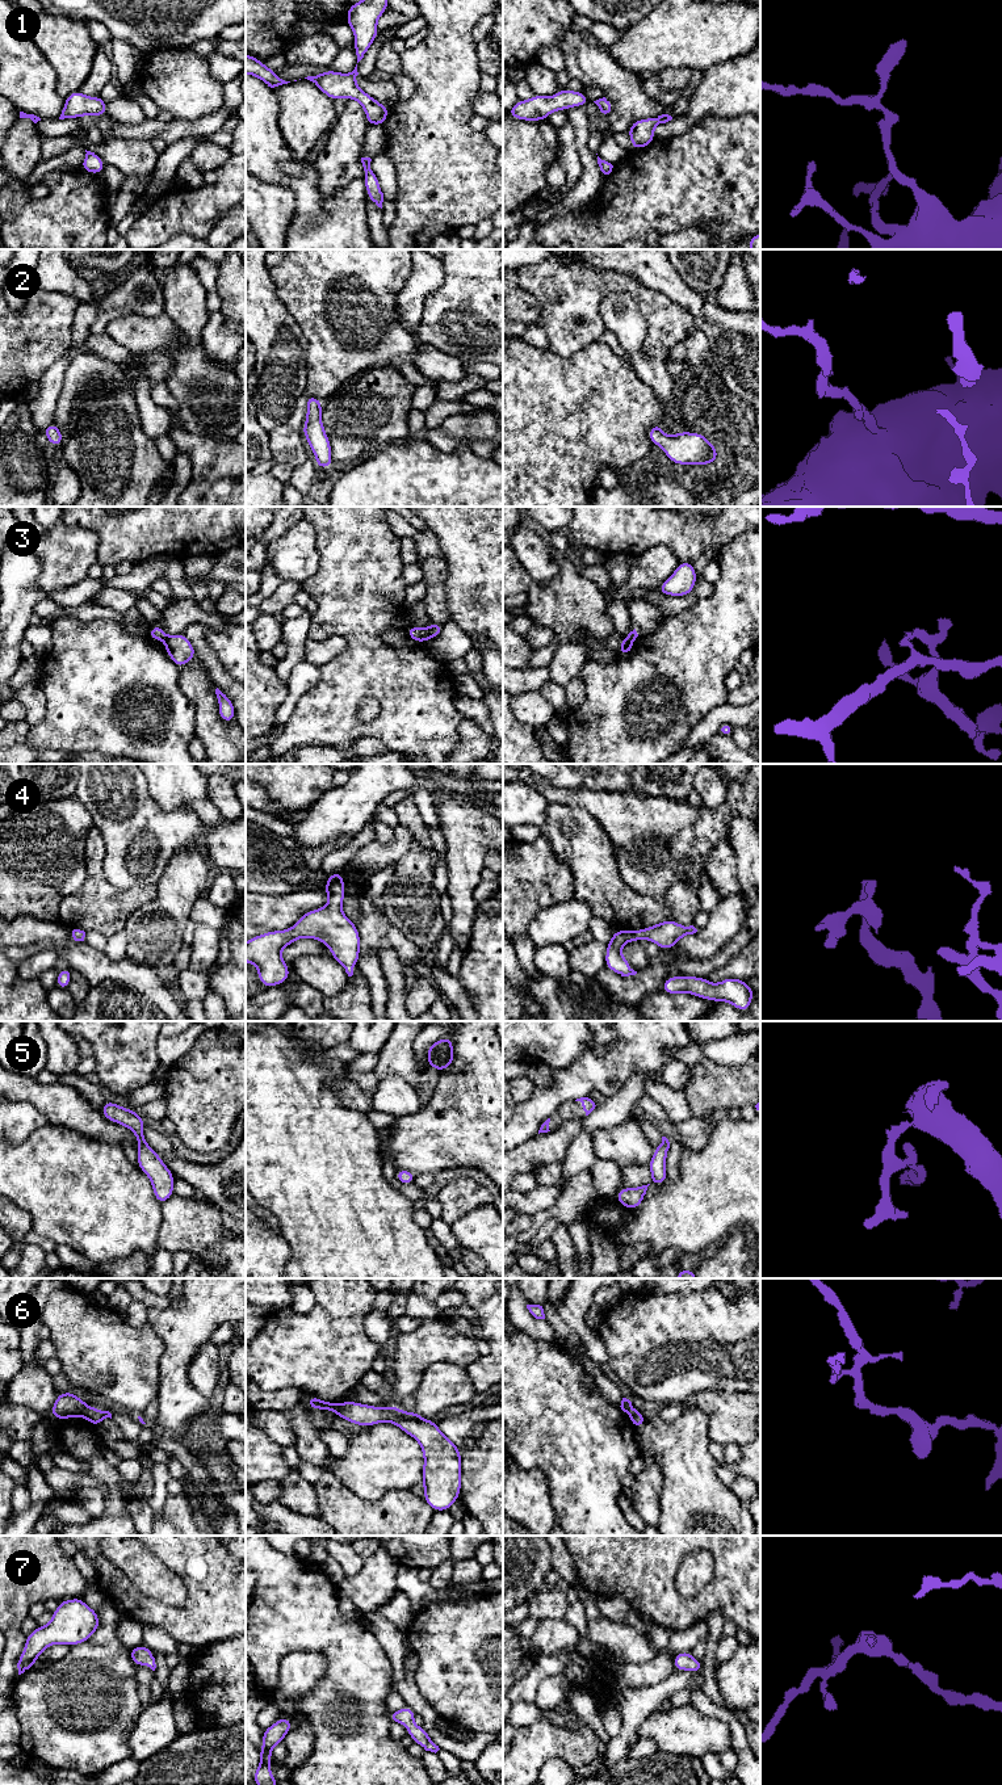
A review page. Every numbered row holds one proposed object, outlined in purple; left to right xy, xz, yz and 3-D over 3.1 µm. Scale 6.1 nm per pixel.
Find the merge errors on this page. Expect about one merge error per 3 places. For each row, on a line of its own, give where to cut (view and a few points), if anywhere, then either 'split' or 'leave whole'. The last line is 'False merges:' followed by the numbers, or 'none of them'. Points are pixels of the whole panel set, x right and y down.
1: cut none; leave whole
2: cut none; leave whole
3: cut xz (426, 630), (430, 638); split
4: cut none; leave whole
5: cut none; leave whole
6: cut xy (89, 1407), (82, 1414); split
7: cut none; leave whole
False merges: 3, 6

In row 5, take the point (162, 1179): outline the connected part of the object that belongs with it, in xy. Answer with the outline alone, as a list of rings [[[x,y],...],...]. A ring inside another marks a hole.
[[[112,1101],[104,1102],[101,1113],[106,1120],[126,1126],[135,1134],[138,1142],[137,1166],[151,1180],[154,1196],[158,1202],[160,1205],[164,1204],[173,1196],[175,1179],[155,1150],[147,1144],[143,1133],[144,1121],[142,1117],[135,1110],[126,1109]]]

